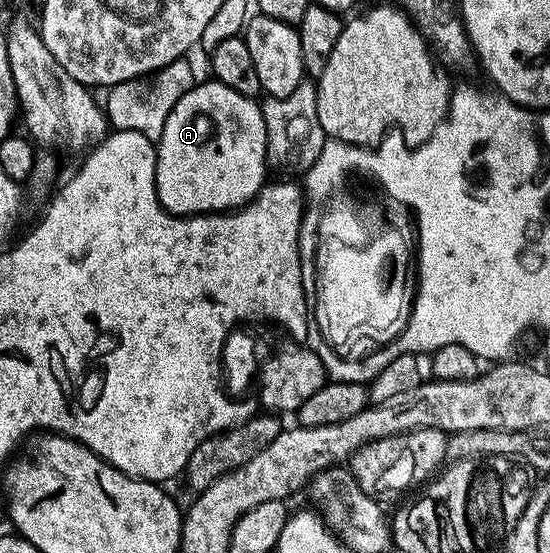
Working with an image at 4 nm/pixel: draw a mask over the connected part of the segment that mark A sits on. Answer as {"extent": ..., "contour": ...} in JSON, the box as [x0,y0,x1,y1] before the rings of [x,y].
{"extent":[152,81,268,216],"contour":[[[199,81],[168,112],[152,161],[154,195],[171,216],[214,216],[245,206],[268,182],[261,105],[219,82]]]}

